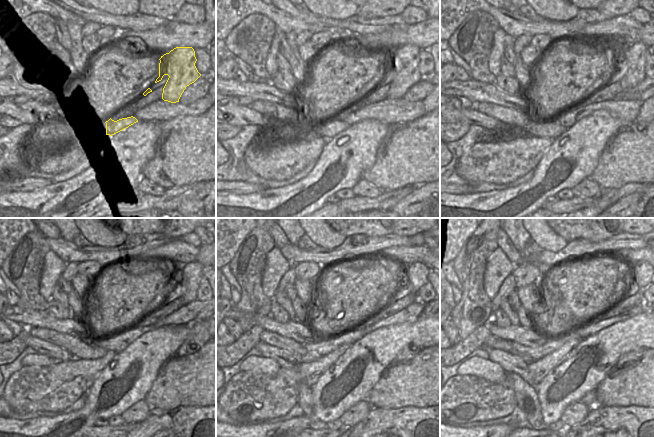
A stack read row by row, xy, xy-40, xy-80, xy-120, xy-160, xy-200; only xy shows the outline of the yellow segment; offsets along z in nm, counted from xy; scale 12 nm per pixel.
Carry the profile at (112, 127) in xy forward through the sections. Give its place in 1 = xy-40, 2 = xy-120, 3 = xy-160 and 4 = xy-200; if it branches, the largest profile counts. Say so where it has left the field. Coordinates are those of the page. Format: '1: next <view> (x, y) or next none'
1: next xy-40 (331, 128)
2: next xy-120 (77, 347)
3: next xy-160 (303, 352)
4: next xy-200 (528, 354)

